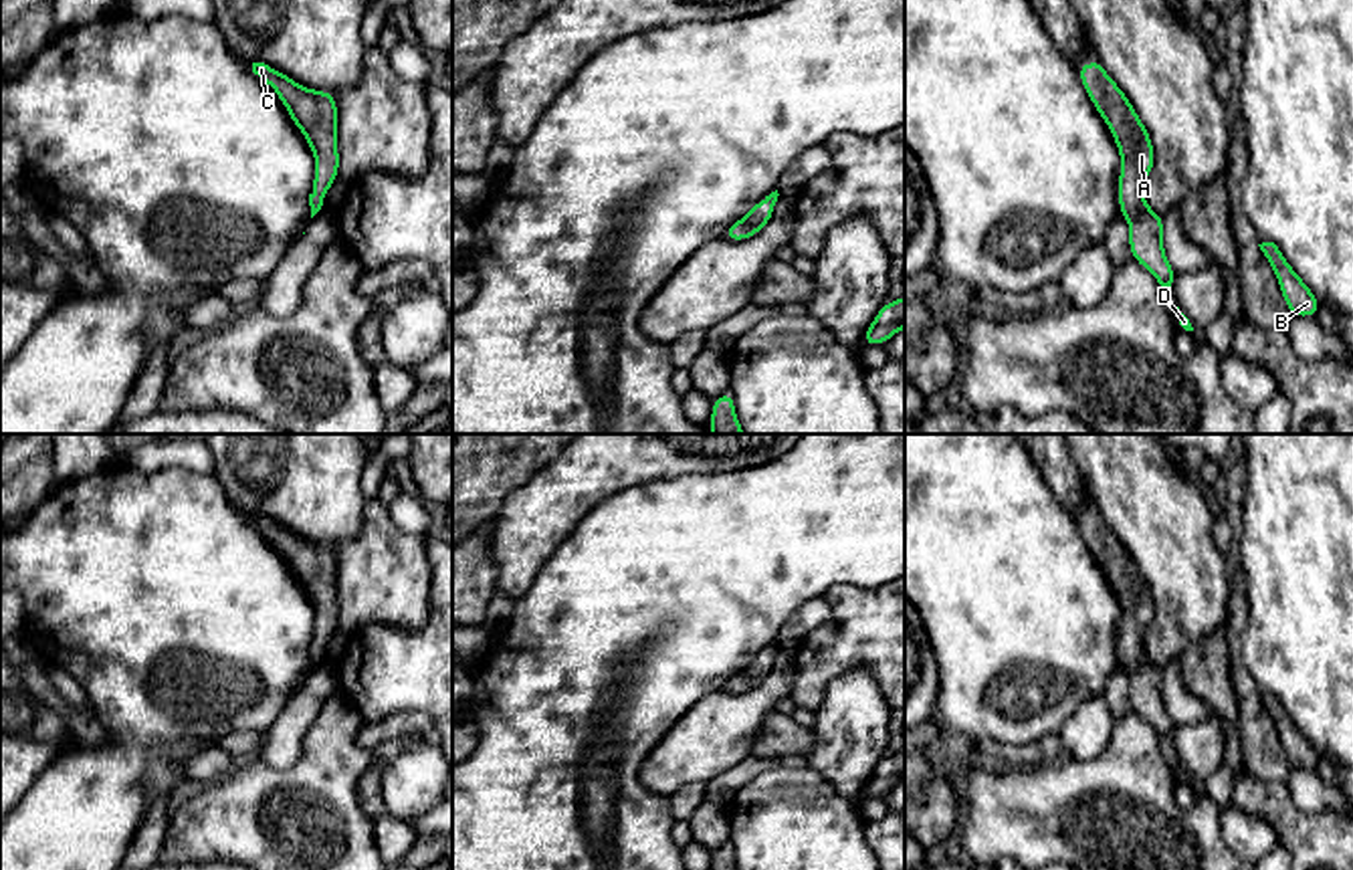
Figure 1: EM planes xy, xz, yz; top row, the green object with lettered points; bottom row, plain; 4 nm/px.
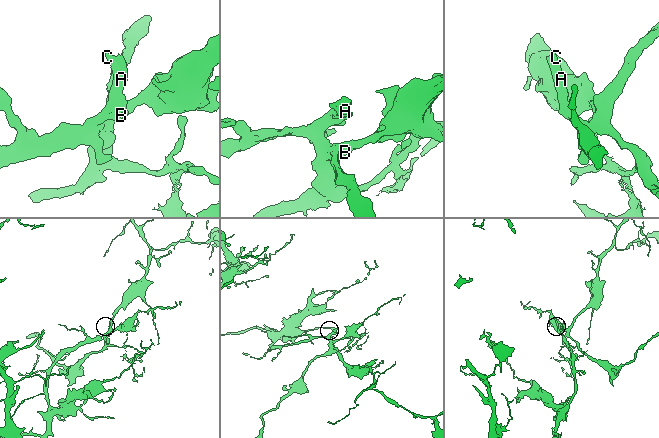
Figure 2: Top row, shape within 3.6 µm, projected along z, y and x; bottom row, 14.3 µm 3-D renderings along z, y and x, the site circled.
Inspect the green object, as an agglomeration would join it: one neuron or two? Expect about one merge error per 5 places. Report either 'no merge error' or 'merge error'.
no merge error

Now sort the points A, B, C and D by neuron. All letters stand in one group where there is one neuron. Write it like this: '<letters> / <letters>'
A B C D

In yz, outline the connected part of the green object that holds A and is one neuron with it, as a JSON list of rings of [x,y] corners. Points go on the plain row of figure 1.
[[[1099,509],[1076,521],[1086,547],[1119,600],[1119,664],[1129,674],[1131,709],[1157,731],[1163,747],[1171,745],[1177,725],[1163,702],[1163,668],[1153,664],[1143,648],[1143,636],[1155,618],[1151,587]]]

